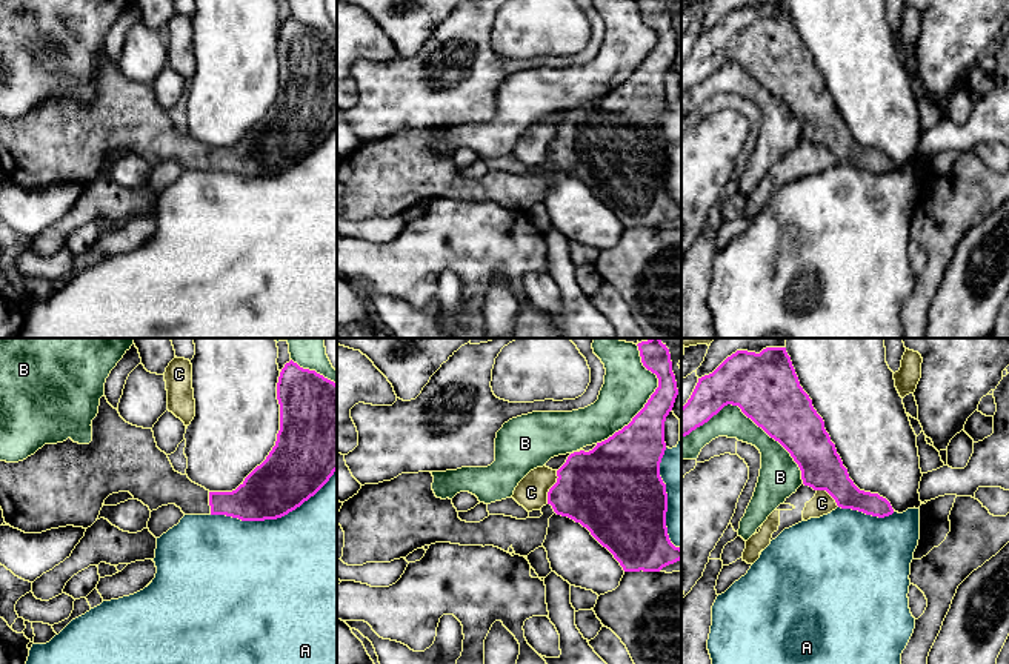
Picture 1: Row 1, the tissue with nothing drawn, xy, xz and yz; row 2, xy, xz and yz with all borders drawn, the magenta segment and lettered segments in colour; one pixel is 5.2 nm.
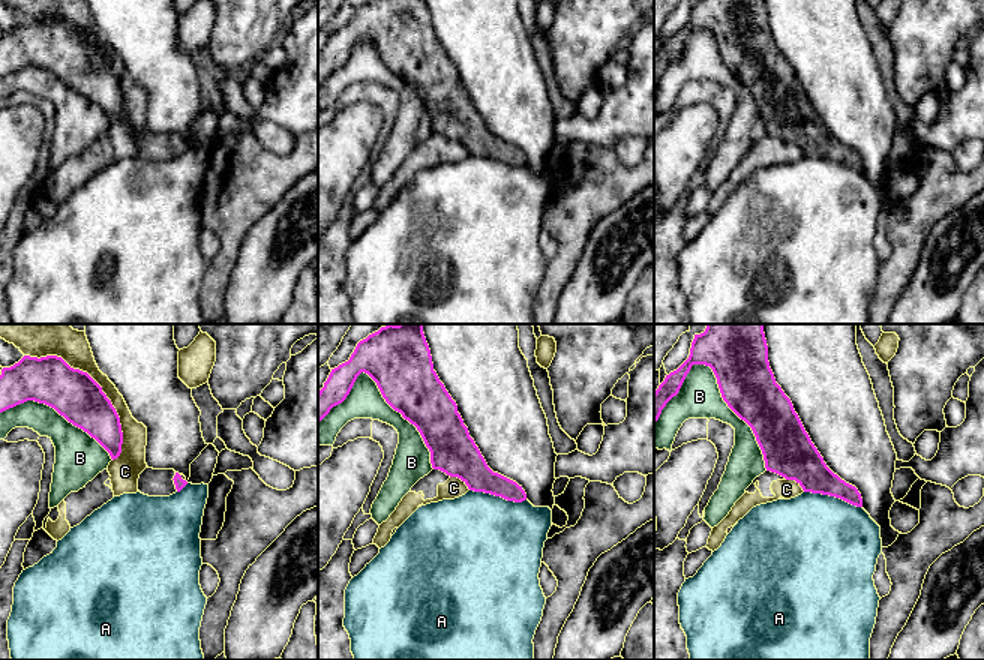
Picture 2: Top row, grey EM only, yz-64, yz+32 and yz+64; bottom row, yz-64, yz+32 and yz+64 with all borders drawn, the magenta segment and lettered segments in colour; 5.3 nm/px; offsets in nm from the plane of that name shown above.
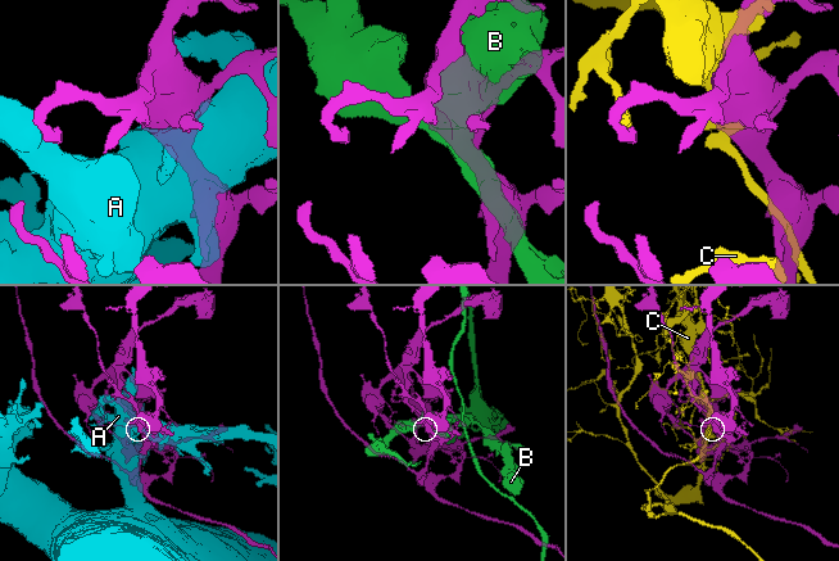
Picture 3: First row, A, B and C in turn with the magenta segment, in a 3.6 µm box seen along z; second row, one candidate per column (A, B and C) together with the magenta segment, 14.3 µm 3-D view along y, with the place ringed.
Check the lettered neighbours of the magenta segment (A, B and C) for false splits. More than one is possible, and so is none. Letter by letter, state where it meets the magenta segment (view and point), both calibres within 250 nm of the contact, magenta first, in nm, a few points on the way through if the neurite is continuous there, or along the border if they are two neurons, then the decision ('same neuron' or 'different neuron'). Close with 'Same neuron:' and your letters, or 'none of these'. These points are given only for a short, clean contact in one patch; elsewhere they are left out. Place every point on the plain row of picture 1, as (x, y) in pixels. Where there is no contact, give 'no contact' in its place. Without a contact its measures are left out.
A: contact xy (274, 174); calibres 320 and 500 nm; different neuron
B: contact yz (751, 74); calibres 360 and 160 nm; different neuron
C: contact xz (551, 143); calibres 400 and 160 nm; different neuron
Same neuron: none of these

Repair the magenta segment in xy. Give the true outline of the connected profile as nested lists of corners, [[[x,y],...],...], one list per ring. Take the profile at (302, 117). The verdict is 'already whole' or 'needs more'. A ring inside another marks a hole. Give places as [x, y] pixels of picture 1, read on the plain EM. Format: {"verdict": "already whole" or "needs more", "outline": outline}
{"verdict": "needs more", "outline": [[[292,15],[277,38],[280,86],[266,115],[232,148],[209,148],[174,126],[168,111],[157,103],[152,85],[126,78],[106,52],[100,54],[92,75],[92,97],[45,100],[18,118],[0,117],[0,163],[5,178],[25,189],[74,181],[91,183],[105,155],[129,148],[149,166],[175,160],[185,171],[226,171],[241,177],[277,175],[314,152],[337,126],[337,40]]]}

